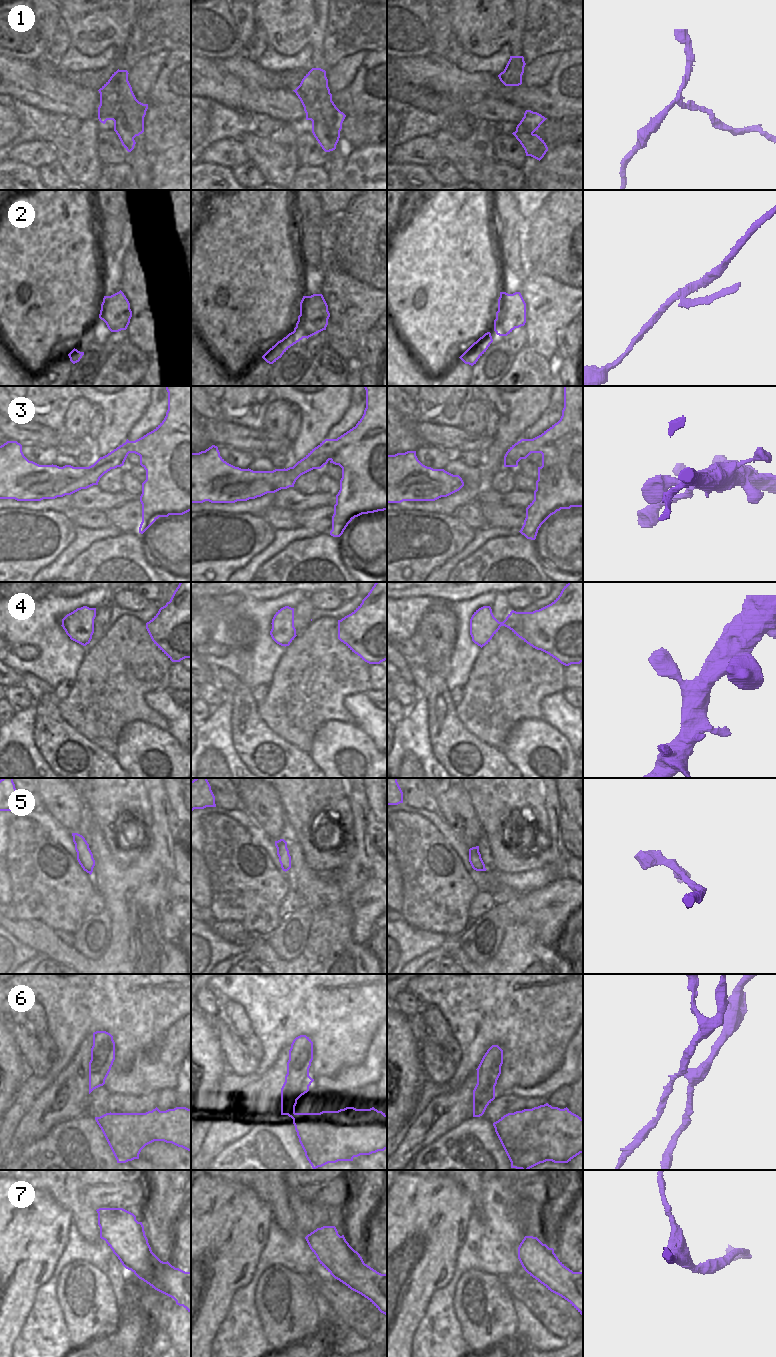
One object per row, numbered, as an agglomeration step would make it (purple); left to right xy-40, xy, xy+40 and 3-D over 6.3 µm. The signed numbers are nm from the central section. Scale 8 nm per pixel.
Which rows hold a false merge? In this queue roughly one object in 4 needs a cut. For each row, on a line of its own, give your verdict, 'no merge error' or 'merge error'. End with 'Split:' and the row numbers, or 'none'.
1: merge error
2: no merge error
3: no merge error
4: no merge error
5: no merge error
6: merge error
7: no merge error
Split: 1, 6

